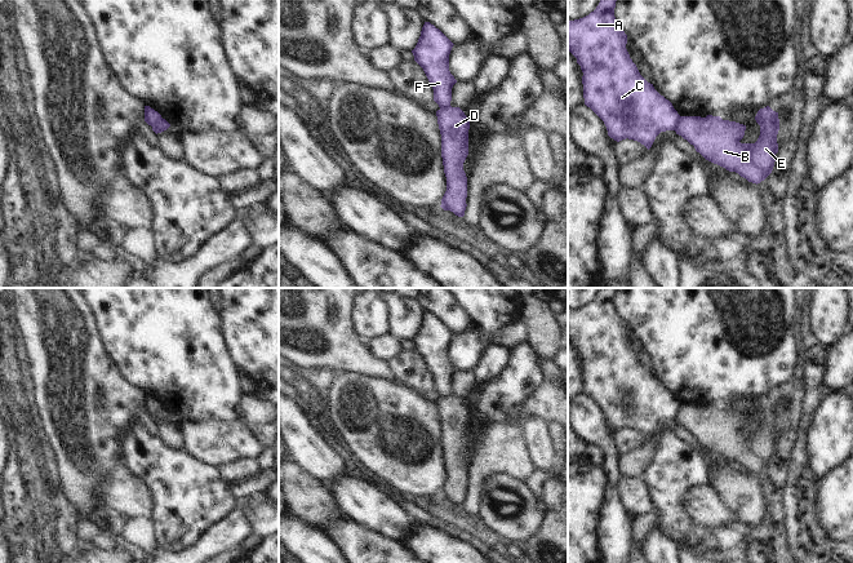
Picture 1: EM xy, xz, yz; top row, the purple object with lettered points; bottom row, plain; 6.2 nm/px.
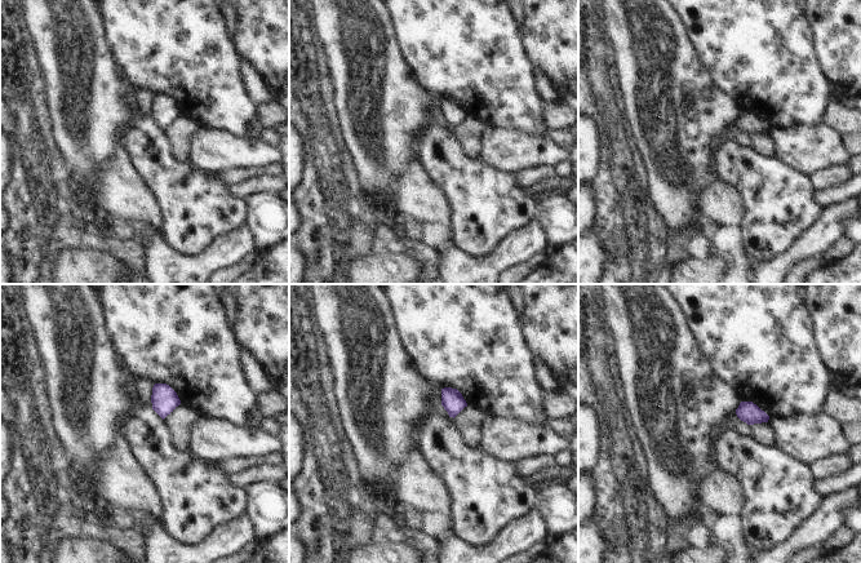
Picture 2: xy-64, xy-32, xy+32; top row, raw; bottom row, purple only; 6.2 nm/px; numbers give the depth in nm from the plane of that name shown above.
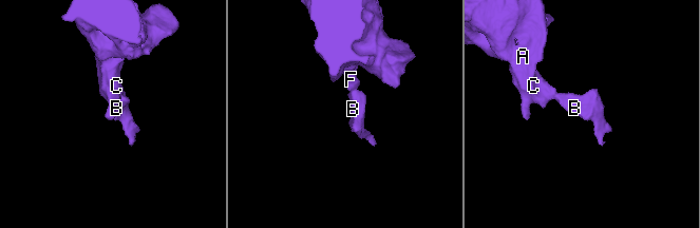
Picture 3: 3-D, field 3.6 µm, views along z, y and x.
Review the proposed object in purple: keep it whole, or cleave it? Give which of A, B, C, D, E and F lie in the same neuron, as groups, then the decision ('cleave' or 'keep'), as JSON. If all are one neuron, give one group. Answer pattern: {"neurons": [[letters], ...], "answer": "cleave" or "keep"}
{"neurons": [["A", "C", "F"], ["B", "D", "E"]], "answer": "cleave"}

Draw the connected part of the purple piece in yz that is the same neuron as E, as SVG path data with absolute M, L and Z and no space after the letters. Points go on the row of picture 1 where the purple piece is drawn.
M769 106L755 116L760 136L755 143L741 143L746 125L720 116L680 116L675 128L706 160L736 172L748 182L760 183L773 170L778 152L778 112Z

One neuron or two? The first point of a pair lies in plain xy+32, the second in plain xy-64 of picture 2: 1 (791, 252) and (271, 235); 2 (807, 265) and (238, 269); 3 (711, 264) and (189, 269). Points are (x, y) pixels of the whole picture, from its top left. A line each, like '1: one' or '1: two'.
1: two
2: one
3: two

